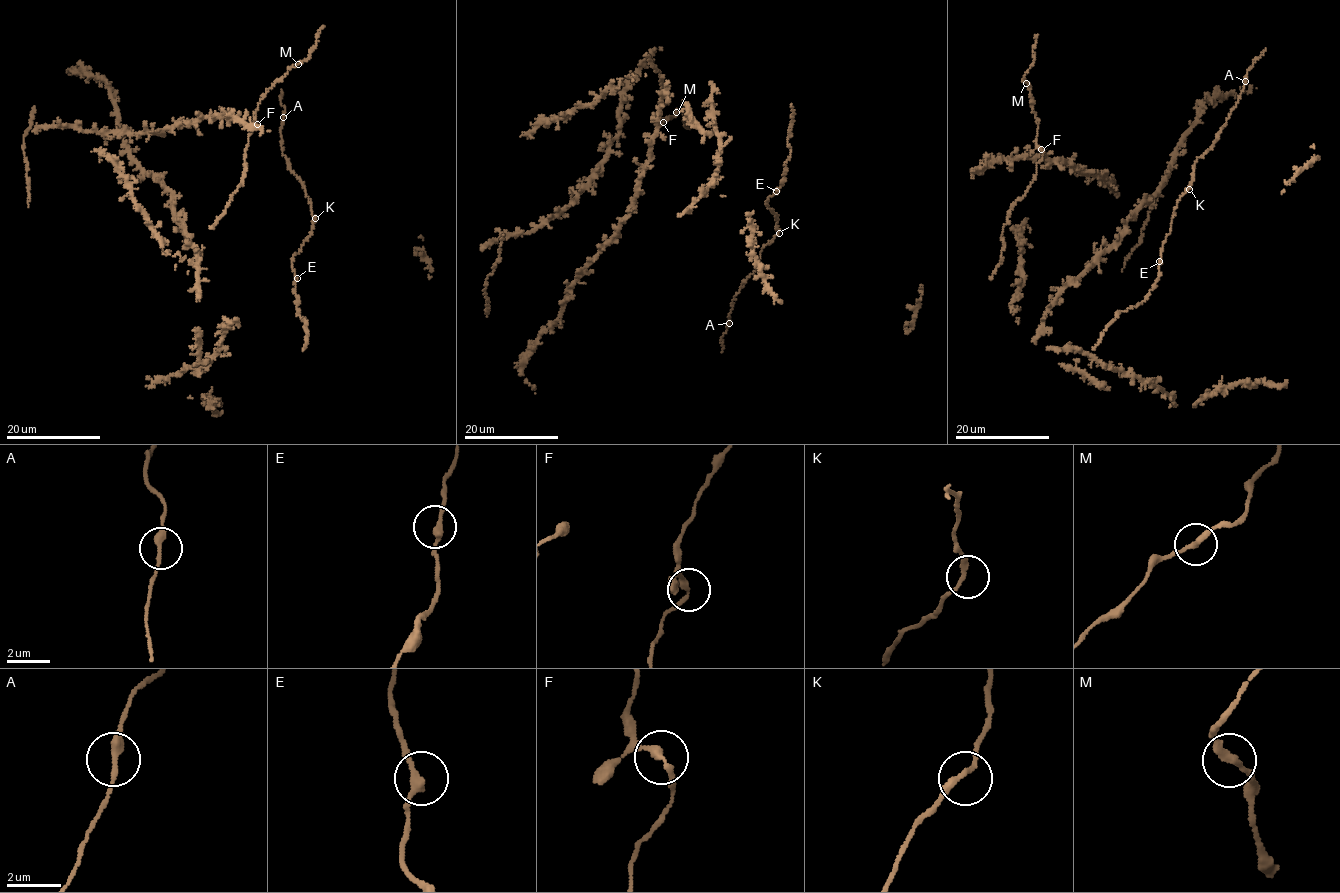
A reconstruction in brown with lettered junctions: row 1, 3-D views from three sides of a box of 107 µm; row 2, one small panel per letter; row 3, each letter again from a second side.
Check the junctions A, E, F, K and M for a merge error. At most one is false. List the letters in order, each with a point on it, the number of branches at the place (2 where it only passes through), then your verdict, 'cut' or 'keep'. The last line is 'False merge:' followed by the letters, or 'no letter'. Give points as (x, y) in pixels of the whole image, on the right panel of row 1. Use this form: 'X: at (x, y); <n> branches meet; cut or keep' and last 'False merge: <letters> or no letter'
A: at (1245, 81); 2 branches meet; keep
E: at (1159, 261); 2 branches meet; keep
F: at (1041, 149); 2 branches meet; keep
K: at (1189, 189); 2 branches meet; keep
M: at (1026, 83); 2 branches meet; keep
False merge: no letter

